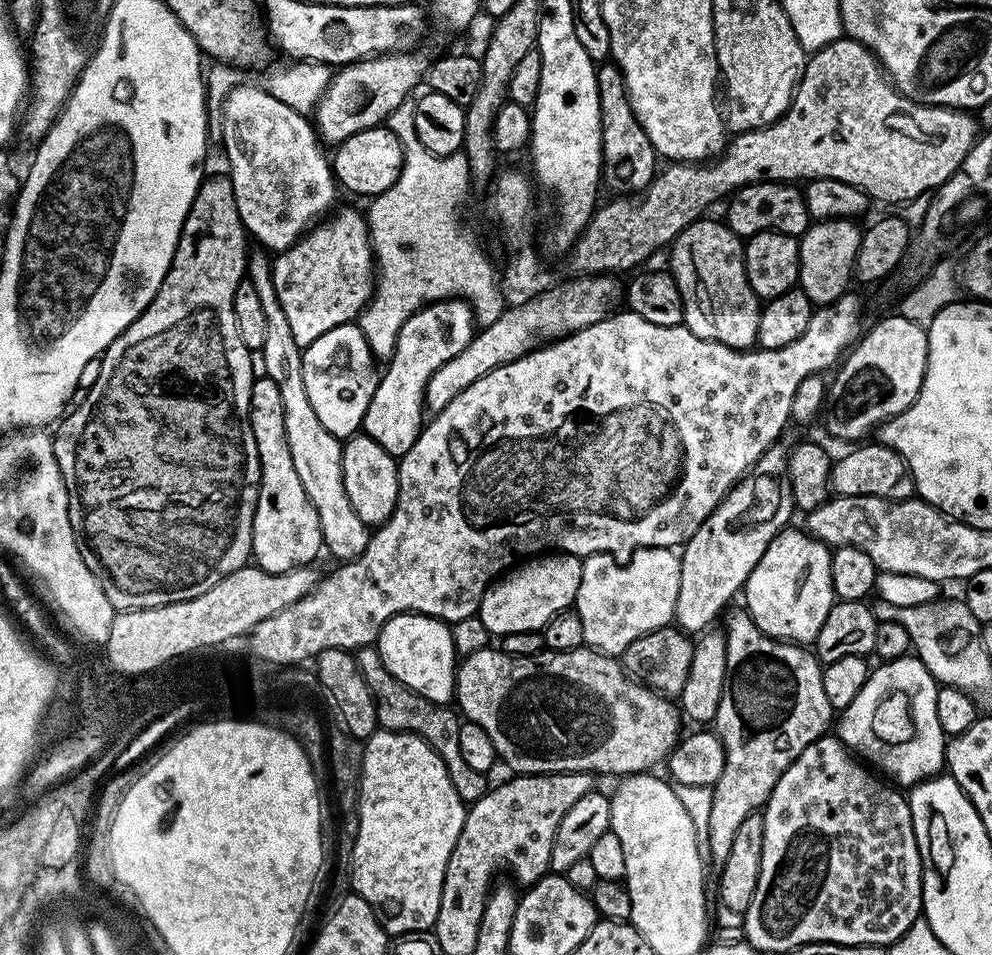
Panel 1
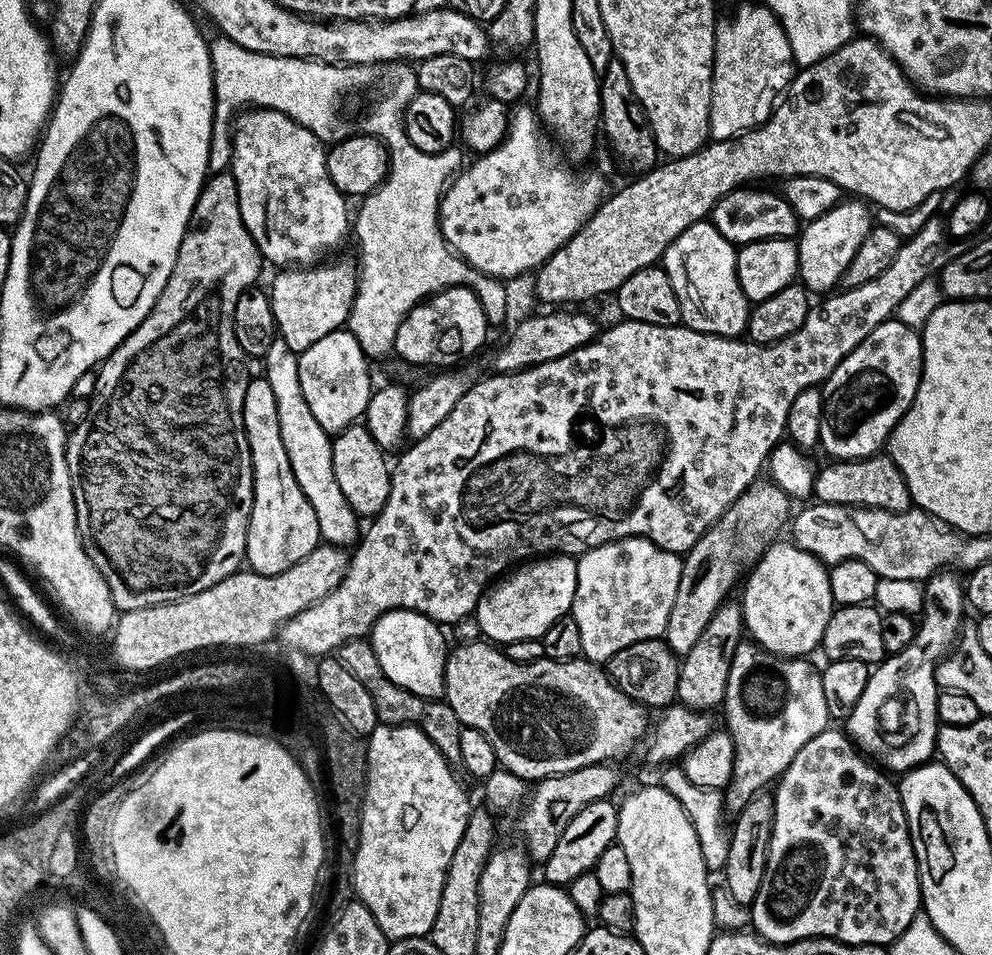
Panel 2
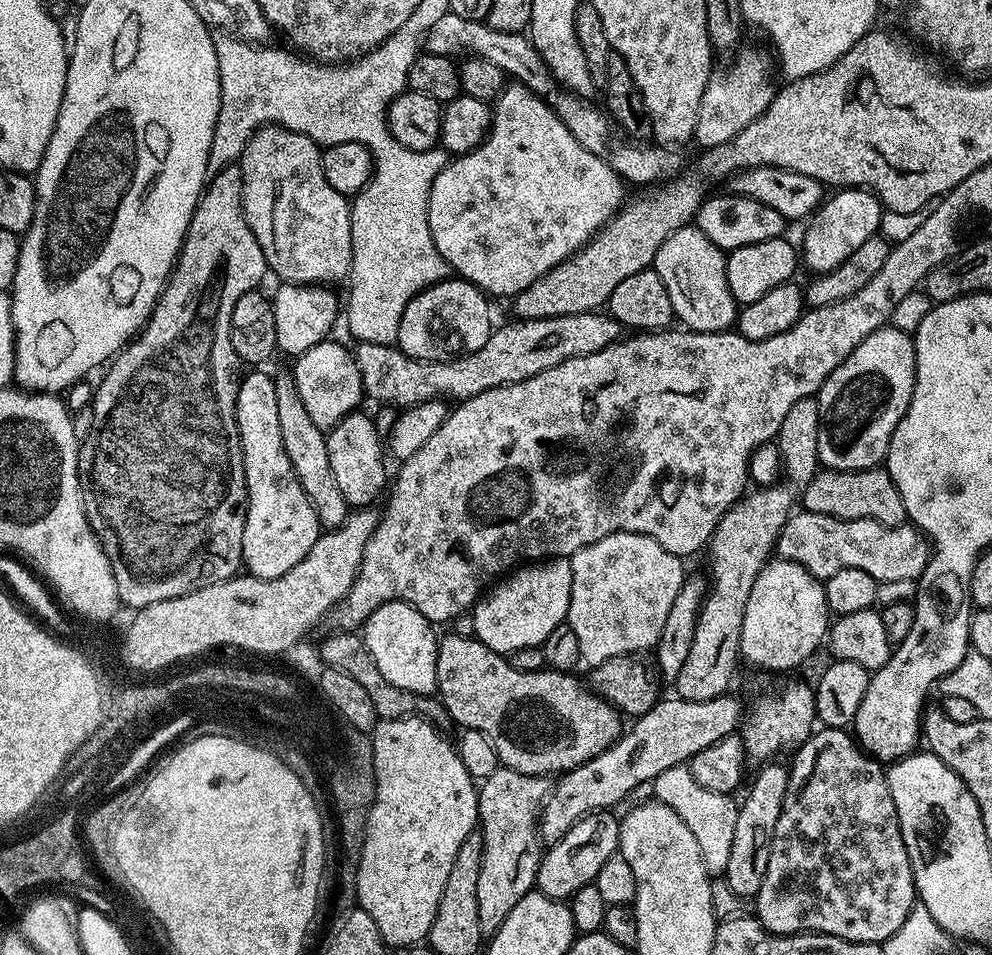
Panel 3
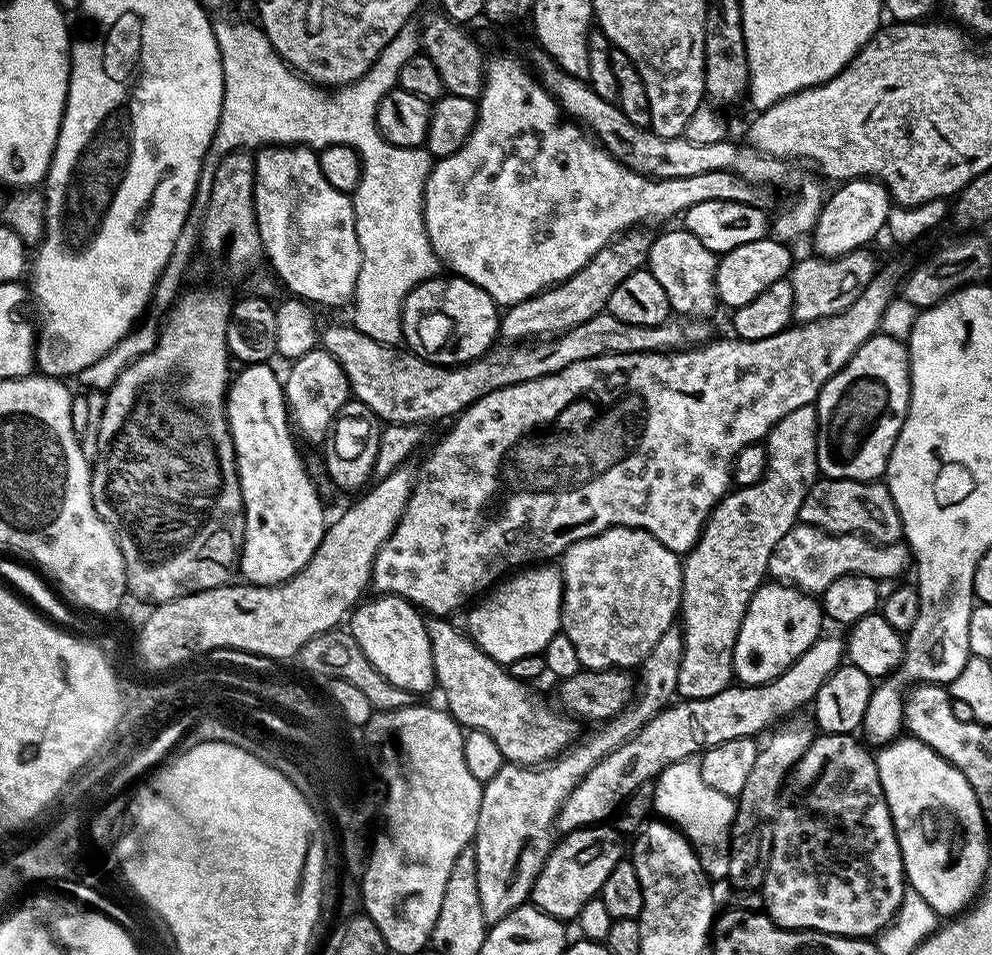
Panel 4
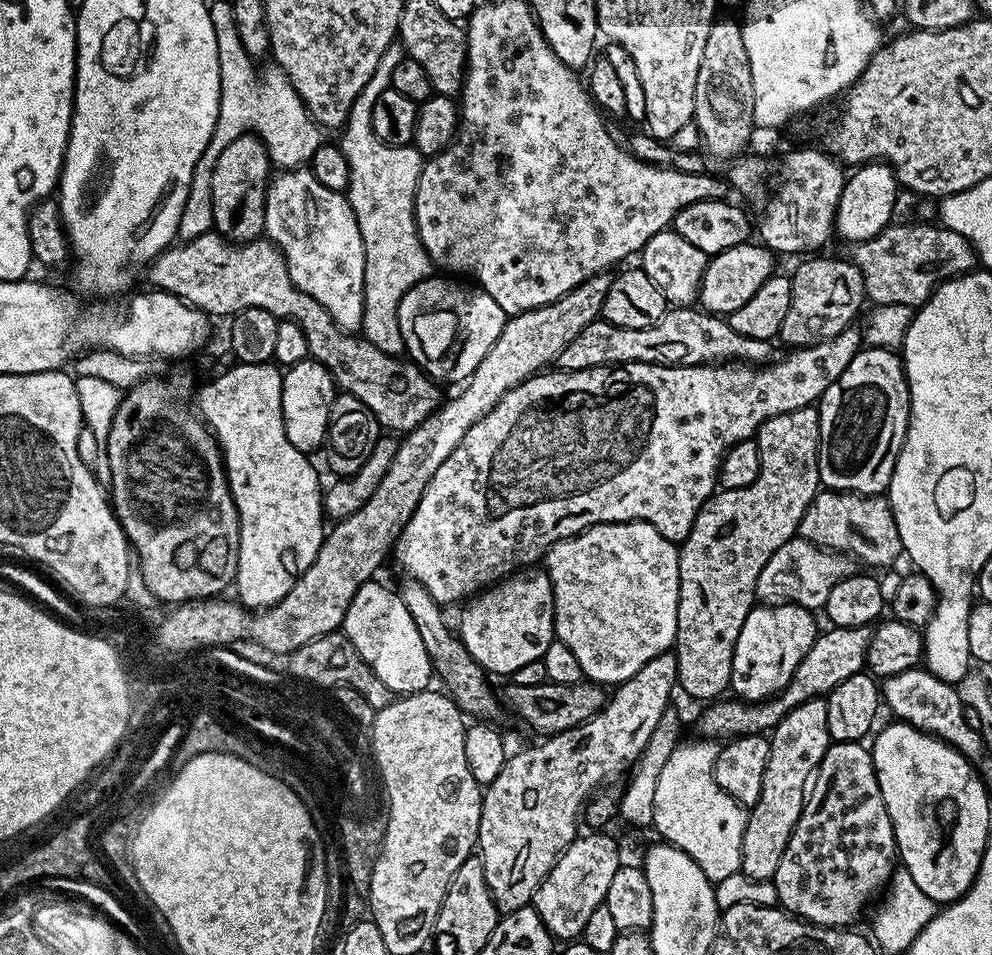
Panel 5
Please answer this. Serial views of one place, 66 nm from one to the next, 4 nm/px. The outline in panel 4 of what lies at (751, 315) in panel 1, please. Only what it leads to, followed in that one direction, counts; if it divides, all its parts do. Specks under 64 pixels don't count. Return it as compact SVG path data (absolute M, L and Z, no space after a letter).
M676 226L673 232L657 235L652 241L646 261L647 271L658 278L662 290L666 290L666 298L670 302L672 312L684 318L708 318L718 308L716 299L716 262L717 253L706 250L694 234Z

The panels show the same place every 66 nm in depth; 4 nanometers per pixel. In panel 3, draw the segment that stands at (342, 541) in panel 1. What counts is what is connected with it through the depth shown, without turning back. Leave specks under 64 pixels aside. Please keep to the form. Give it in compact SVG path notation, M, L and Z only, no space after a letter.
M285 370L281 376L277 375L275 382L278 394L278 426L282 430L282 442L286 446L286 454L290 458L294 474L307 494L308 501L314 506L321 529L338 528L348 519L350 505L346 498L342 498L342 490L338 490L338 482L334 482L334 470L330 470L325 429L319 428L314 418L306 414L306 406L302 406L302 398L298 394L291 371Z

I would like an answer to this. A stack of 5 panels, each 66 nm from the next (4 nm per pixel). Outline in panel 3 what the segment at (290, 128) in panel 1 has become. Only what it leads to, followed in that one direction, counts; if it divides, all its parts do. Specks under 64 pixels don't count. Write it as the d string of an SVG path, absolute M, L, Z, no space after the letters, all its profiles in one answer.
M265 126L257 128L255 134L248 140L248 144L244 147L244 152L240 155L238 167L242 174L242 182L244 183L244 213L246 214L246 222L250 226L250 230L254 234L254 238L258 238L258 246L262 246L262 254L266 258L269 269L274 273L277 272L281 277L281 281L290 284L311 284L313 286L336 286L340 279L347 277L352 271L352 210L350 207L349 197L338 194L338 190L334 190L334 186L330 186L330 182L326 182L326 174L322 174L322 162L320 161L321 145L317 144L306 134L298 134L289 128L279 126Z

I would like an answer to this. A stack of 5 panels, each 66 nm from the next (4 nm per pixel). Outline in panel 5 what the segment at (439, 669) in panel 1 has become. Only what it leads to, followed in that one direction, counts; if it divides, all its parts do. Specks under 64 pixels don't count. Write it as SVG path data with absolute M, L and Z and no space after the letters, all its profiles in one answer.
M376 583L364 584L354 594L344 615L342 631L350 638L350 642L354 642L354 650L358 650L370 670L374 670L374 674L378 674L378 678L382 678L382 682L386 682L386 686L390 686L394 694L423 692L431 685L428 683L434 680L434 669L431 658L426 654L426 646L422 646L418 626L414 626L414 618L410 618L410 610L406 610L406 602L402 602L399 591L392 589L391 592L386 585Z

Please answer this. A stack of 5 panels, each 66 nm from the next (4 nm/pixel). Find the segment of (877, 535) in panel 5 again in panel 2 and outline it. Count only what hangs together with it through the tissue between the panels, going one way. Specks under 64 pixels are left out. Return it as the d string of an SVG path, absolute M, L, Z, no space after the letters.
M887 454L867 456L861 460L832 460L816 474L813 497L822 504L847 508L877 508L887 512L907 512L913 507L910 490Z

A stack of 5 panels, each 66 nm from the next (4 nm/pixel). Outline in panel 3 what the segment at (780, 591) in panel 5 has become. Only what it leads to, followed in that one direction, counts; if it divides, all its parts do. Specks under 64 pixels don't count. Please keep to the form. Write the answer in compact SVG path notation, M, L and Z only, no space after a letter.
M803 510L793 511L780 536L776 540L775 555L781 560L789 560L802 565L808 573L823 582L828 580L838 570L853 568L854 570L866 570L866 574L873 576L877 582L884 580L888 584L896 584L899 580L919 581L920 575L928 564L930 545L923 532L911 523L905 522L897 528L891 528L885 524L879 524L877 520L839 520L826 514L814 514Z

